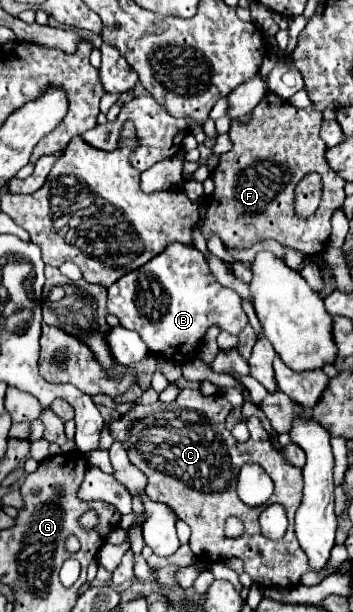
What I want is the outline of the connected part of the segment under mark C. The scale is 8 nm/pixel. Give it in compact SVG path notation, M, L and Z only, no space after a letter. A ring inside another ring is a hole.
M187 388L181 390L173 402L157 400L155 404L135 404L121 418L111 418L107 426L113 440L123 444L129 460L147 476L149 482L145 494L151 500L167 502L177 516L189 524L189 546L201 562L217 562L237 556L245 562L245 572L255 584L265 588L295 588L301 584L303 574L311 570L293 530L293 516L303 496L301 468L289 464L285 456L273 448L267 430L255 416L247 420L251 432L249 440L239 444L225 430L229 406L231 404L221 394L203 396L199 390ZM245 462L257 462L275 484L273 496L266 505L279 503L287 510L289 528L285 538L279 542L261 536L257 516L263 506L245 506L245 502L237 498L237 470L241 470ZM229 516L237 516L245 524L243 534L237 538L225 536L225 522Z

